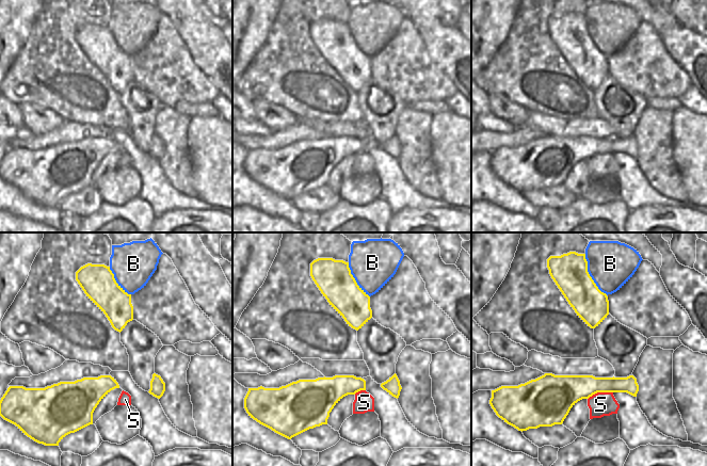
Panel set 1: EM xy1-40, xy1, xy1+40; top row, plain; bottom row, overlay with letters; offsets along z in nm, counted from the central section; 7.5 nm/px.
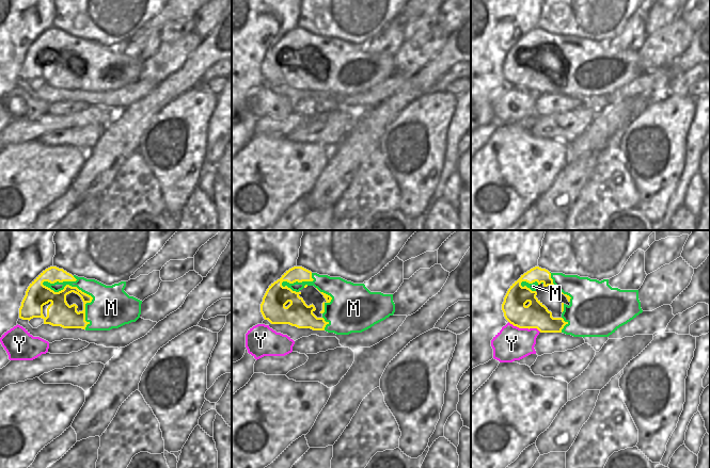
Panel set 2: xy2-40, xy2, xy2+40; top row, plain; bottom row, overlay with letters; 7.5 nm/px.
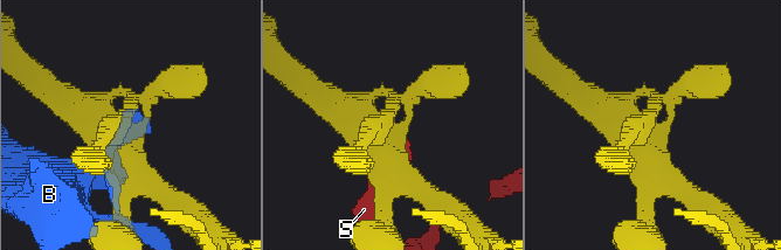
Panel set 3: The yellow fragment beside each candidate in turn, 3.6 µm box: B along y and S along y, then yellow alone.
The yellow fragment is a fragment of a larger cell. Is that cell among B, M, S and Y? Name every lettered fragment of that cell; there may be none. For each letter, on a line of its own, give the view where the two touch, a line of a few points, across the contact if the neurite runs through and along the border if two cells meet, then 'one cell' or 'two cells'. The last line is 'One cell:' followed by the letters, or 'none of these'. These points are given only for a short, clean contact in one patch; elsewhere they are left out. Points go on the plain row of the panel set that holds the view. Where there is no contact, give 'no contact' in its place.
B: contact in xy1+40; two cells
M: contact in xy2-40; one cell
S: contact in xy1+40; two cells
Y: contact in xy2+40; two cells
One cell: M

